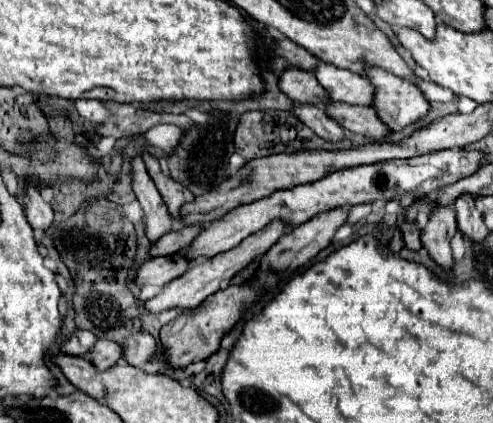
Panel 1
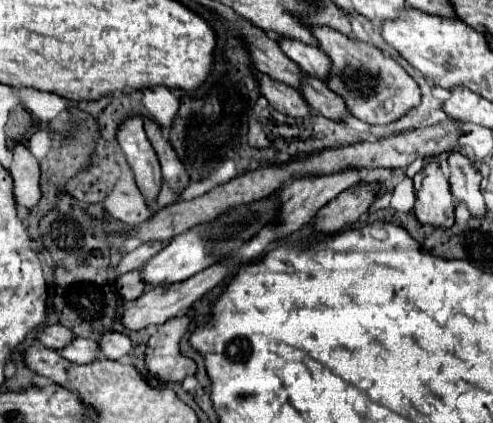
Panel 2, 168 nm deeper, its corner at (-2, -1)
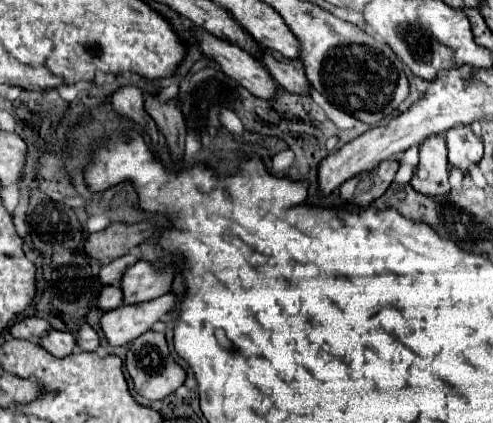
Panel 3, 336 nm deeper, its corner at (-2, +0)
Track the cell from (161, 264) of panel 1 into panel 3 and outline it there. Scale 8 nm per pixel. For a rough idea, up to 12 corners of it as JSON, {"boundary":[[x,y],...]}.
{"boundary":[[104,287],[96,307],[110,311],[122,305],[120,287]]}

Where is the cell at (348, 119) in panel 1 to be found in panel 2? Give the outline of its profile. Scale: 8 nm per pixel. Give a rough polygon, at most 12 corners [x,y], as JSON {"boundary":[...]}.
{"boundary":[[306,76],[310,108],[334,122],[352,116],[344,98],[322,80]]}

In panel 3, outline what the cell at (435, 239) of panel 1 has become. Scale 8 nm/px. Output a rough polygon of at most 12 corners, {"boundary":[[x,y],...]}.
{"boundary":[[446,141],[420,143],[410,185],[426,195],[450,191]]}

